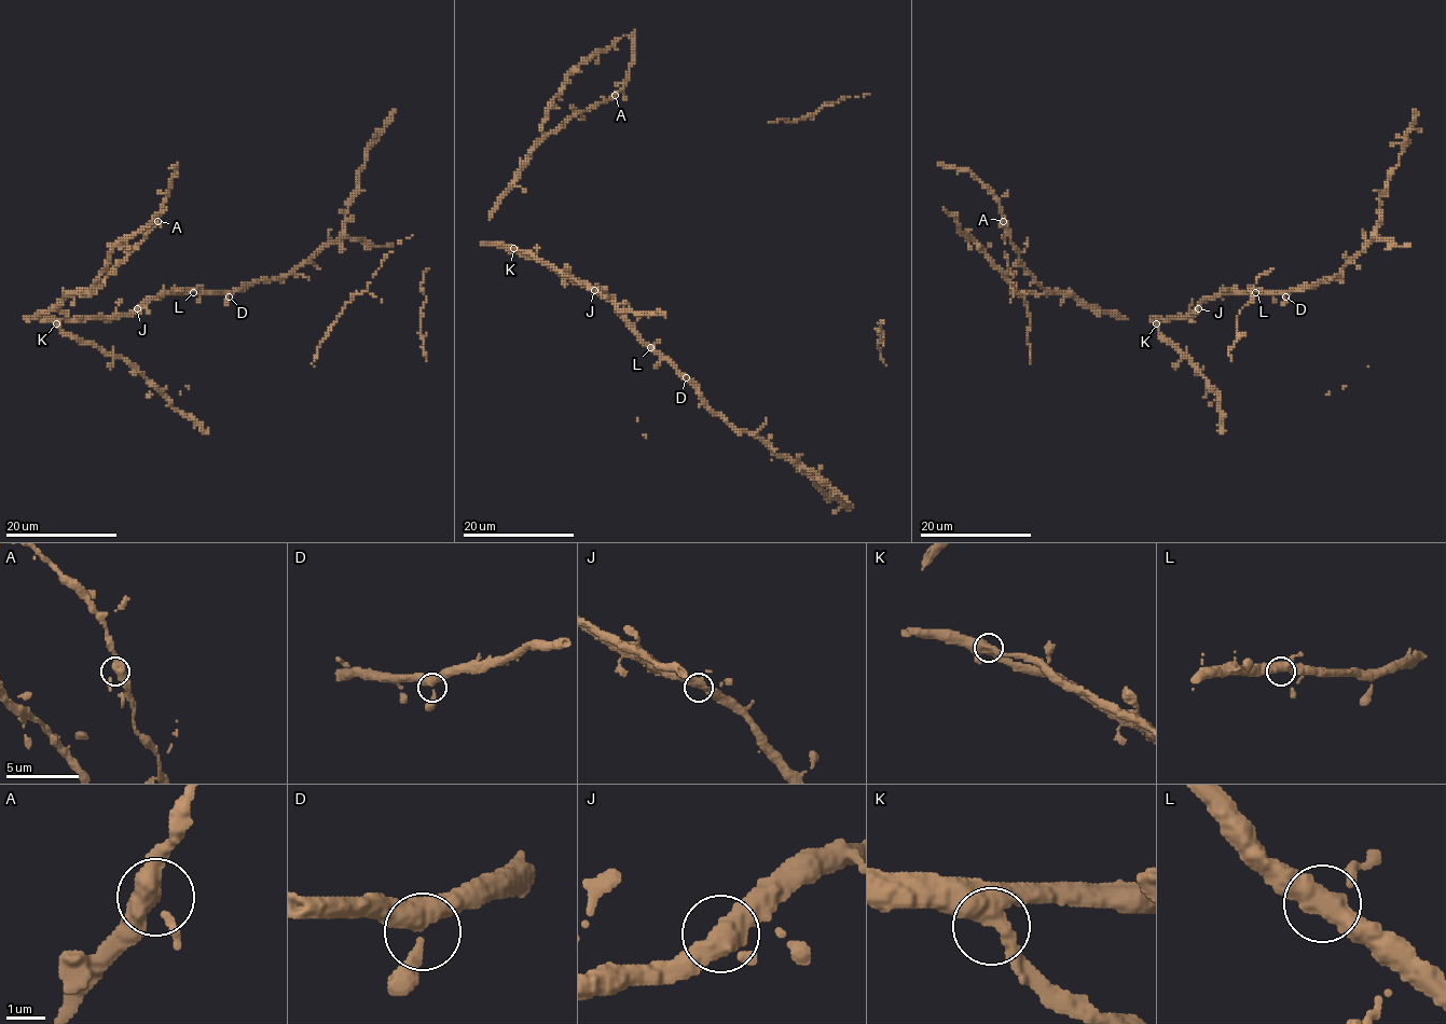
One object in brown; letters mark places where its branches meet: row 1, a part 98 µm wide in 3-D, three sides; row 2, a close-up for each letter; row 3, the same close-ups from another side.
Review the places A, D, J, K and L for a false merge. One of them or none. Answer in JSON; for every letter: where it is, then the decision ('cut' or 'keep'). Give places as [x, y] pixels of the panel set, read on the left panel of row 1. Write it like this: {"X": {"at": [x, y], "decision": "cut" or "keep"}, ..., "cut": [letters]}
{"A": {"at": [157, 221], "decision": "keep"}, "D": {"at": [229, 296], "decision": "keep"}, "J": {"at": [137, 308], "decision": "keep"}, "K": {"at": [56, 323], "decision": "keep"}, "L": {"at": [193, 292], "decision": "keep"}, "cut": []}

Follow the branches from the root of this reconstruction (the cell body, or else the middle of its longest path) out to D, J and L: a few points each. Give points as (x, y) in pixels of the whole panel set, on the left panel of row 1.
D: (167, 292), (223, 292), (229, 296)
J: (167, 292), (136, 308)
L: (167, 292), (193, 292)

